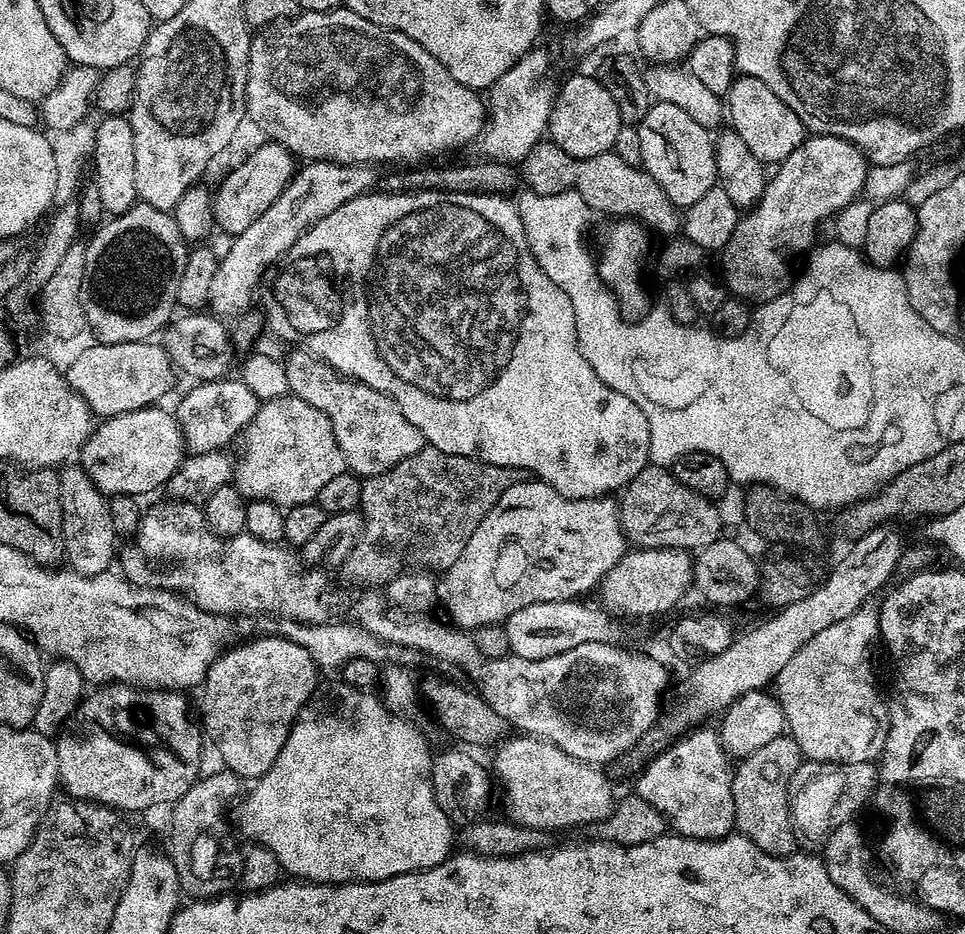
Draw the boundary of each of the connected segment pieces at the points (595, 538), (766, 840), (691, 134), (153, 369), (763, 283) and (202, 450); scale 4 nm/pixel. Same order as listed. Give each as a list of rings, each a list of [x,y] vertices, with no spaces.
[[[530,478],[526,482],[518,482],[514,486],[510,486],[510,490],[506,490],[502,494],[502,498],[498,498],[498,502],[494,502],[490,514],[486,514],[486,518],[482,518],[478,530],[474,530],[474,534],[470,534],[470,542],[466,542],[466,550],[462,550],[462,554],[458,554],[458,562],[451,564],[439,577],[438,600],[442,608],[444,604],[445,610],[448,611],[447,619],[457,628],[473,630],[472,628],[484,628],[487,624],[500,626],[510,618],[510,614],[514,614],[514,610],[522,610],[522,606],[583,597],[583,592],[588,592],[591,588],[593,591],[599,585],[600,579],[610,570],[614,570],[616,563],[624,557],[625,551],[626,539],[623,526],[620,525],[620,509],[617,501],[611,495],[575,500],[558,494],[558,490],[554,490],[543,480]]]
[[[785,734],[774,738],[774,742],[766,742],[766,746],[754,750],[754,754],[743,757],[732,773],[735,831],[771,856],[790,856],[798,848],[796,832],[792,829],[792,811],[788,805],[788,784],[801,763],[798,742]]]
[[[656,102],[638,125],[642,142],[642,167],[666,190],[666,198],[677,209],[688,208],[716,183],[716,145],[709,129],[698,126],[686,110],[670,102]]]
[[[118,342],[117,344],[93,343],[93,348],[80,352],[66,368],[68,385],[88,403],[97,417],[124,416],[130,410],[153,407],[172,388],[174,365],[165,347],[156,342]]]
[[[815,134],[805,138],[798,150],[794,150],[794,154],[780,161],[773,171],[777,172],[773,176],[771,173],[770,179],[765,183],[762,198],[741,215],[738,226],[734,226],[734,234],[730,234],[730,242],[726,242],[726,246],[718,253],[720,268],[724,271],[722,283],[729,293],[749,302],[763,302],[778,298],[783,292],[790,290],[798,275],[798,265],[817,243],[817,228],[832,218],[835,212],[854,203],[856,195],[859,197],[863,193],[869,167],[868,157],[849,140]]]
[[[223,378],[219,380],[205,380],[193,383],[193,388],[180,400],[180,405],[174,408],[176,421],[184,435],[184,443],[187,451],[192,454],[206,454],[207,452],[219,452],[227,449],[228,443],[235,441],[243,433],[244,427],[254,418],[254,414],[260,409],[262,401],[255,396],[253,390],[240,378]]]

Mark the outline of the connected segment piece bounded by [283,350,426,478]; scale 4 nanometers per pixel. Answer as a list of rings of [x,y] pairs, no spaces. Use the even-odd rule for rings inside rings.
[[[292,350],[283,363],[289,393],[302,398],[302,402],[310,402],[314,410],[322,410],[322,414],[330,418],[334,440],[338,442],[338,450],[342,450],[347,471],[352,475],[367,478],[386,474],[386,470],[398,466],[398,462],[406,462],[410,454],[418,454],[426,447],[422,430],[398,410],[394,398],[385,392],[335,372],[307,350]]]

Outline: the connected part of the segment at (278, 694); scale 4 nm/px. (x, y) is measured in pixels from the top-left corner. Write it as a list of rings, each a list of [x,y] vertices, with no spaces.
[[[281,636],[249,638],[221,652],[204,679],[204,697],[200,700],[200,712],[204,715],[203,731],[211,744],[218,748],[221,762],[227,771],[248,782],[255,782],[268,773],[278,754],[282,754],[282,746],[286,746],[286,738],[300,719],[300,712],[307,704],[309,696],[318,687],[316,675],[318,669],[314,658],[310,658],[310,654],[306,654],[306,650],[298,646],[298,642],[290,642]]]

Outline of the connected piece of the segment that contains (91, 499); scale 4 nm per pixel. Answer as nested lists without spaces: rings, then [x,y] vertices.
[[[70,464],[59,473],[61,511],[63,512],[63,555],[69,569],[83,576],[93,576],[109,571],[115,561],[118,537],[113,530],[107,497],[97,490],[78,464]]]

